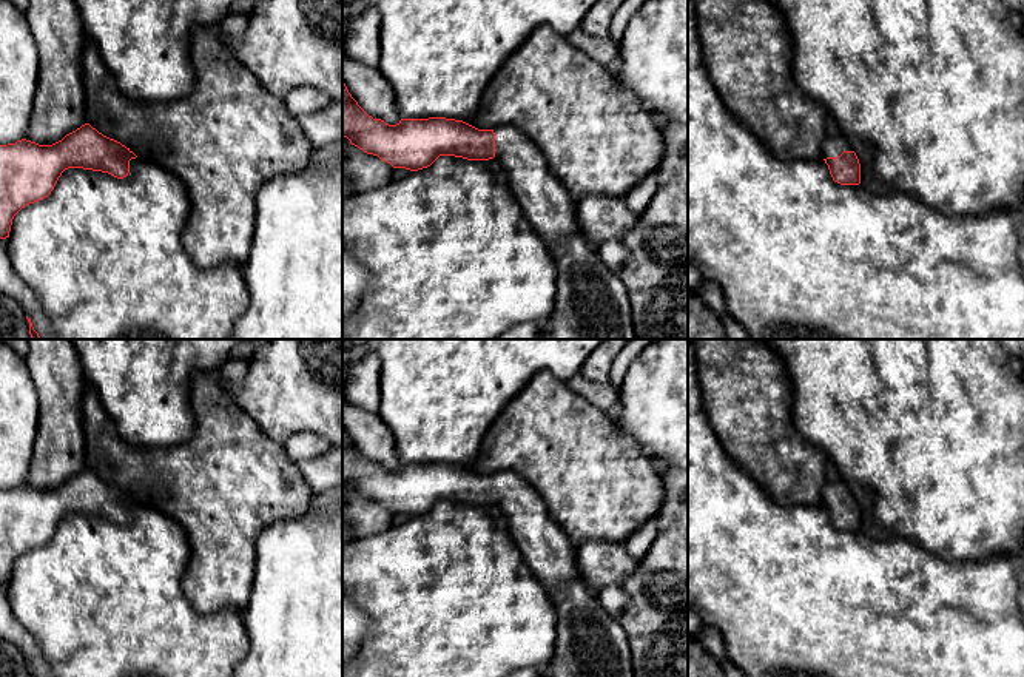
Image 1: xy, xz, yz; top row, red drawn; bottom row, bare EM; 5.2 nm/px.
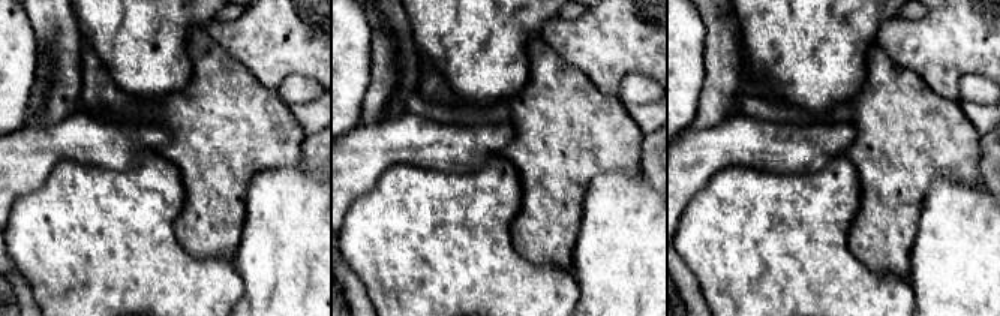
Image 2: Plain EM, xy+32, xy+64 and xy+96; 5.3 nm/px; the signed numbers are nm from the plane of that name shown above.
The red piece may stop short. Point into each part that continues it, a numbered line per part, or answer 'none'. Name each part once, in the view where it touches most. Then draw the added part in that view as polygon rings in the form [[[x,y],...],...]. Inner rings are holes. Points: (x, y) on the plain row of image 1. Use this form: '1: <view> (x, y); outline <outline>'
1: yz (835, 491); outline [[[827,481],[824,492],[822,492],[822,504],[827,503],[837,503],[844,497],[853,497],[853,493],[848,489],[848,484],[842,481]]]

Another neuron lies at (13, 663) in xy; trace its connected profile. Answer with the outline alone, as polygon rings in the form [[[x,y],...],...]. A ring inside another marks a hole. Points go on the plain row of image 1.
[[[0,635],[0,677],[29,677],[22,651]]]

